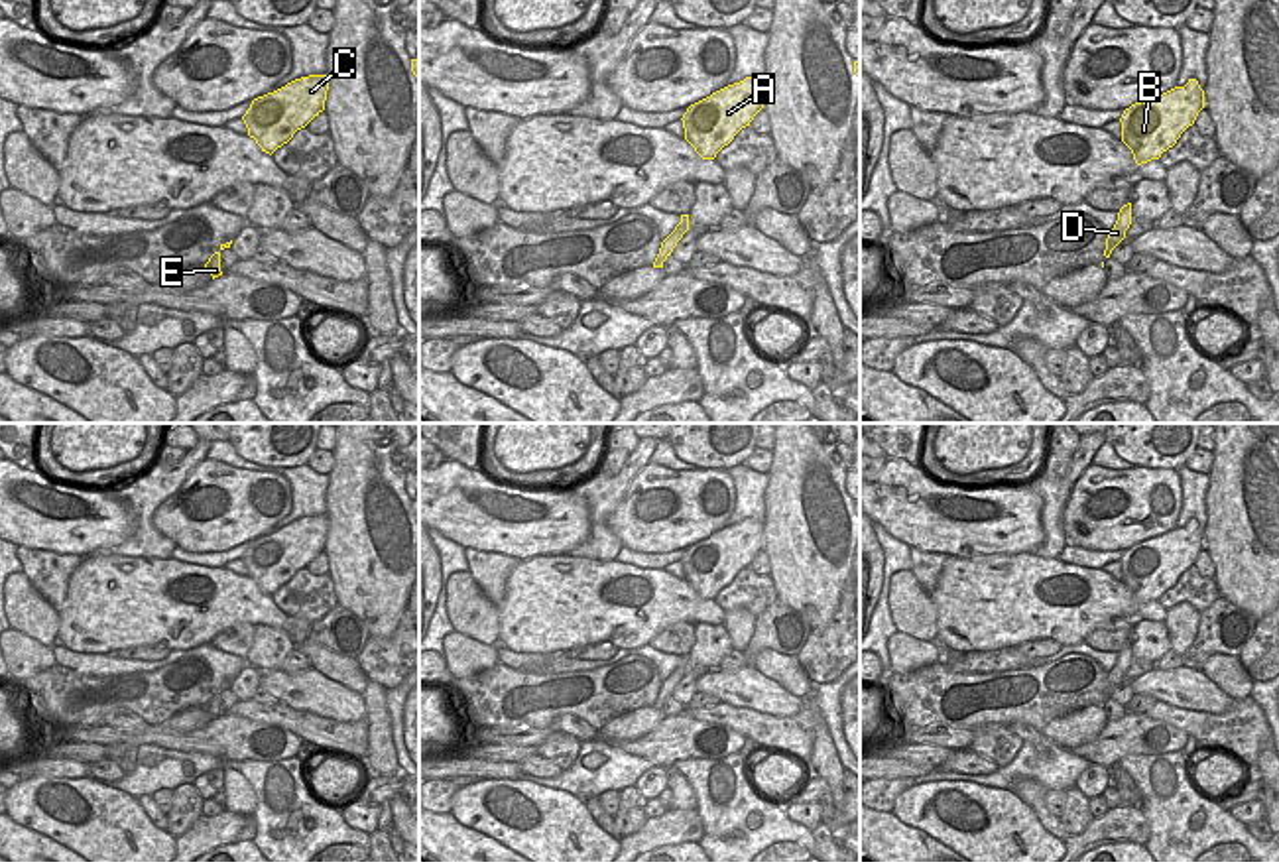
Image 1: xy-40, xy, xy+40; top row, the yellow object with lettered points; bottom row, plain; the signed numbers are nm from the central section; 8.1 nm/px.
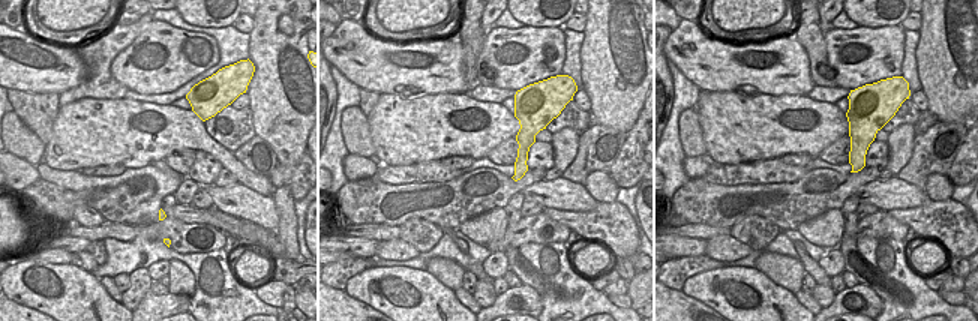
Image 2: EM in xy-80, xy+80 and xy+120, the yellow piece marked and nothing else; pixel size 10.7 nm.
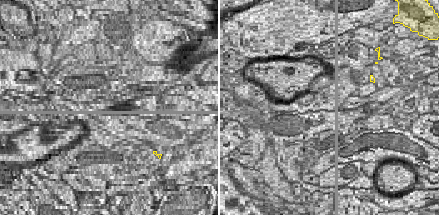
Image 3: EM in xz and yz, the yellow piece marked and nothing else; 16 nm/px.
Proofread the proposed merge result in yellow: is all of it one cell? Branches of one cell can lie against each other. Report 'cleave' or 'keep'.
keep

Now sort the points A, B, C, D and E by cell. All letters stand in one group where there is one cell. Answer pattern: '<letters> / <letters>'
A B C D E

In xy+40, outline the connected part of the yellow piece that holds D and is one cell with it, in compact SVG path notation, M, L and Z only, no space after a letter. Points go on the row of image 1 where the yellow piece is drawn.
M1131 203L1124 205L1118 213L1114 228L1108 232L1104 256L1110 258L1112 250L1126 238L1131 224Z

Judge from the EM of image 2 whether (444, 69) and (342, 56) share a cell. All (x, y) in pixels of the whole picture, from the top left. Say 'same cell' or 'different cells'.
same cell

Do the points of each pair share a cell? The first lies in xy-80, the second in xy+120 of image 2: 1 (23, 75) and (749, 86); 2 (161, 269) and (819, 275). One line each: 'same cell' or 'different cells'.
1: same cell
2: different cells

